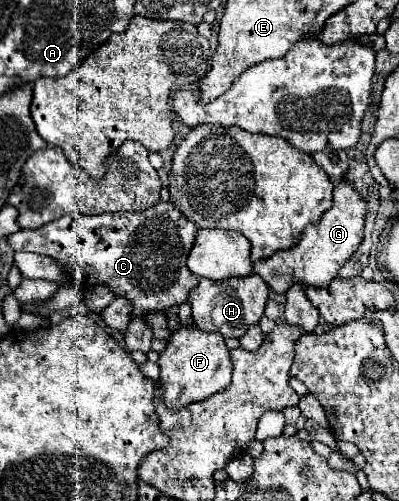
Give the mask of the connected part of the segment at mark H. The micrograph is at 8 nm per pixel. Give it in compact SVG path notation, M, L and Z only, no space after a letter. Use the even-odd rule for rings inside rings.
M244 276L244 278L228 278L222 282L200 280L200 284L190 292L190 306L194 324L202 332L218 332L226 338L242 338L250 324L258 324L264 314L268 300L268 286L258 276Z

